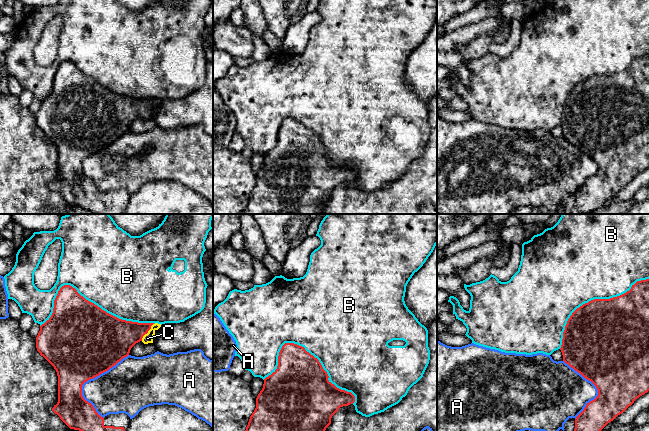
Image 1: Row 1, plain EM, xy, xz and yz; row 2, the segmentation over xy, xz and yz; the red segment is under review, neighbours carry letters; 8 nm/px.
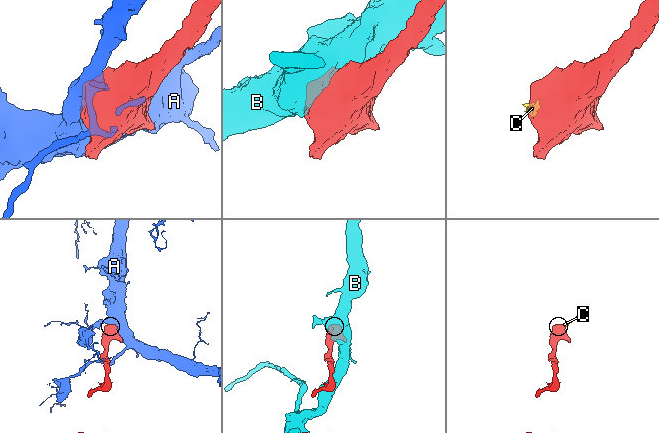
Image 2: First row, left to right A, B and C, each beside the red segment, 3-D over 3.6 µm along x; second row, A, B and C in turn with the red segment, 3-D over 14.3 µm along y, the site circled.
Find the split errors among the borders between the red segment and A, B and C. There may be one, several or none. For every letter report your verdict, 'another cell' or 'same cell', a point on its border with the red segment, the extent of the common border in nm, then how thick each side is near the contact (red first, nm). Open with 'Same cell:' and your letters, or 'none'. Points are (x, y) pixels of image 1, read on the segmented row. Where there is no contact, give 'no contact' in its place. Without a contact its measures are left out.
Same cell: C
A: another cell | xy (88, 379) | 550 nm | 500/360 nm
B: another cell | xy (88, 301) | 900 nm | 500/480 nm
C: same cell | xy (147, 332) | 170 nm | 280/80 nm

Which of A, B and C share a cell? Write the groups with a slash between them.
A / B / C

